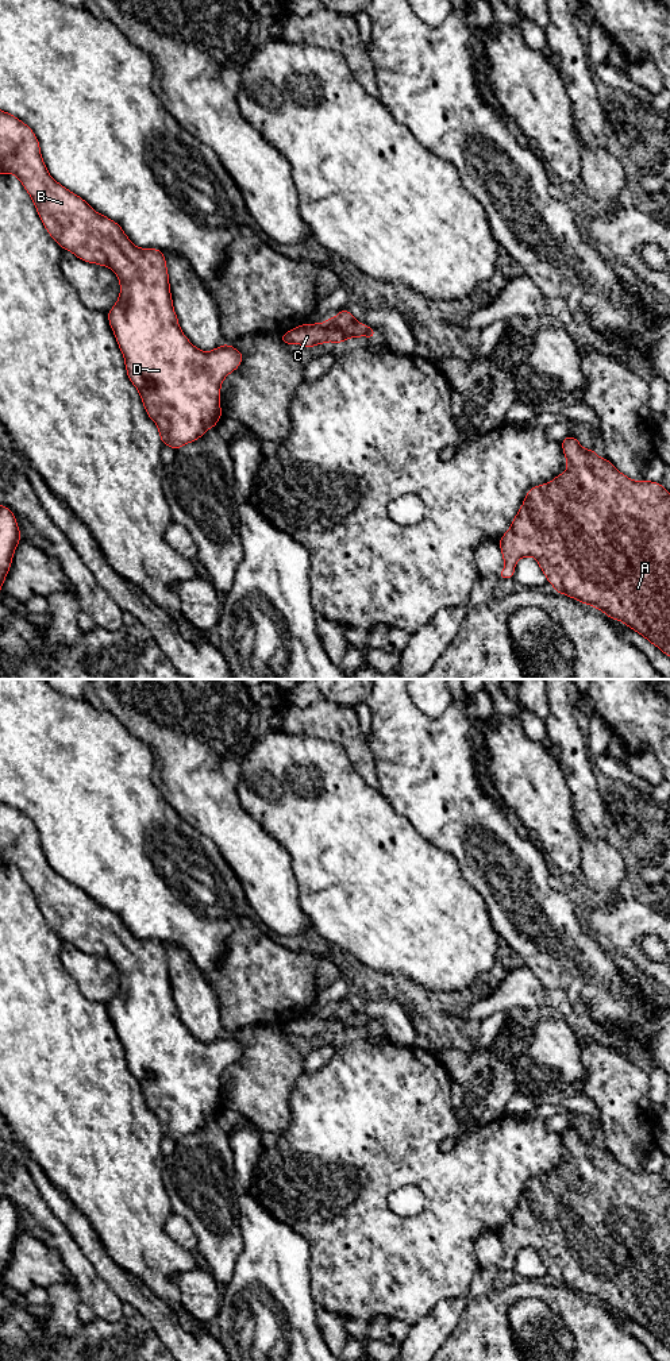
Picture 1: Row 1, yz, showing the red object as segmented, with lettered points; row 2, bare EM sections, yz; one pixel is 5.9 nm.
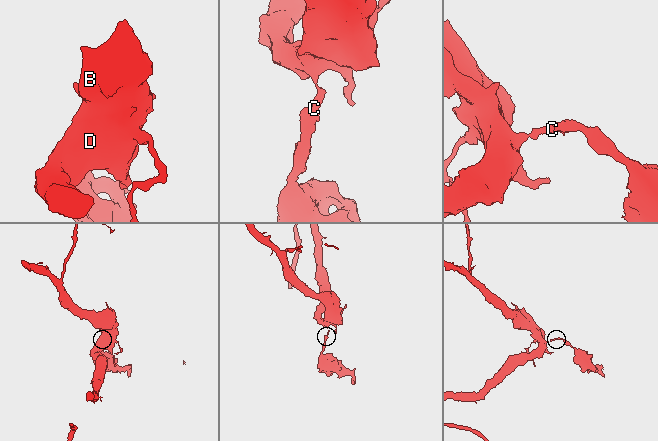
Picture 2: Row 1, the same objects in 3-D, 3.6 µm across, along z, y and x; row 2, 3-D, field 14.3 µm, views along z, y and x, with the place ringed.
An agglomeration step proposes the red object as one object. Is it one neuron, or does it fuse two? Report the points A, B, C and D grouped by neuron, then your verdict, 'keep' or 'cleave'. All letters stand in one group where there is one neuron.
A / B C D | cleave

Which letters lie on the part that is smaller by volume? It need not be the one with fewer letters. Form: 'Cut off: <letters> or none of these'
Cut off: A

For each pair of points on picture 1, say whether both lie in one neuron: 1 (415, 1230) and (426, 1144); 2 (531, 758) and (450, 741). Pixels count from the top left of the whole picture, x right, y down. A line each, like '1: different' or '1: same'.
1: same
2: different

